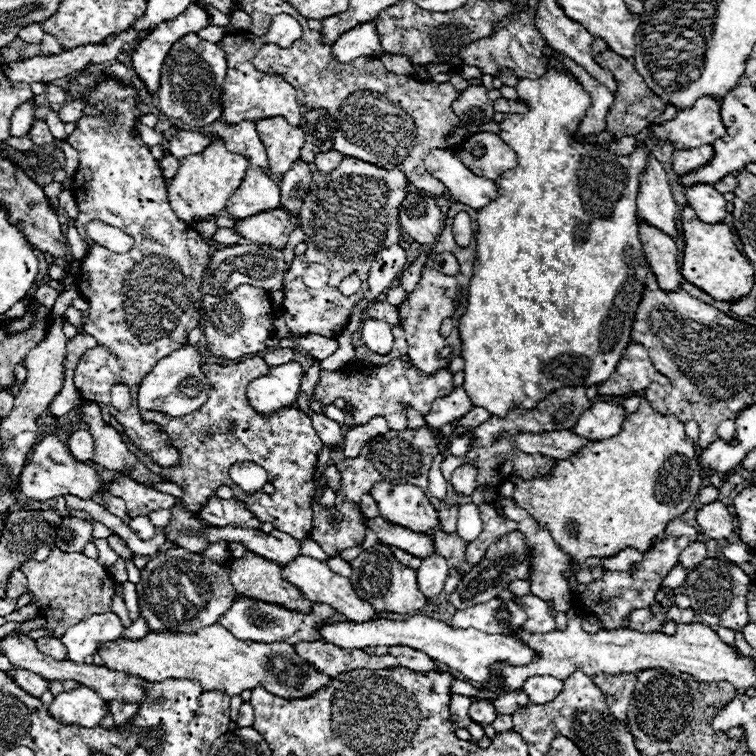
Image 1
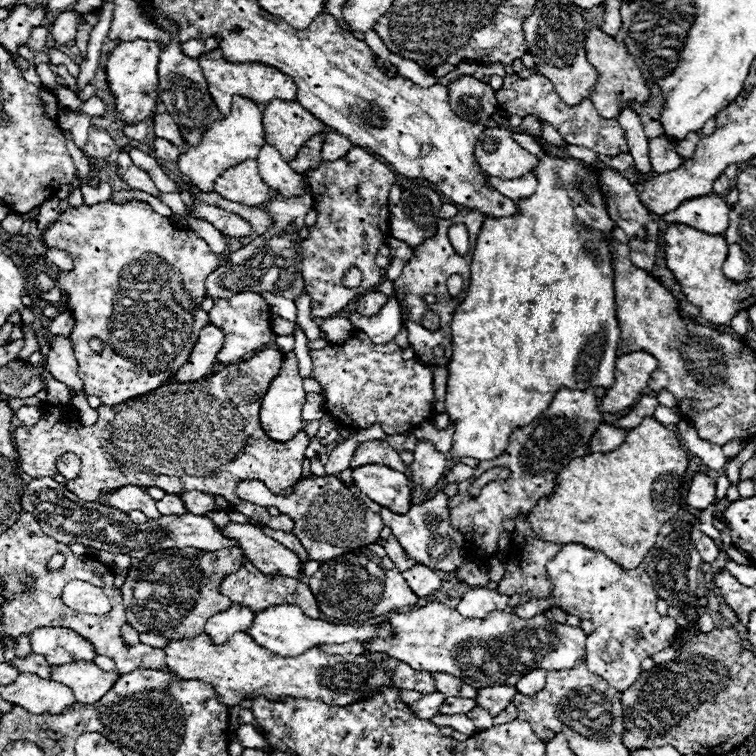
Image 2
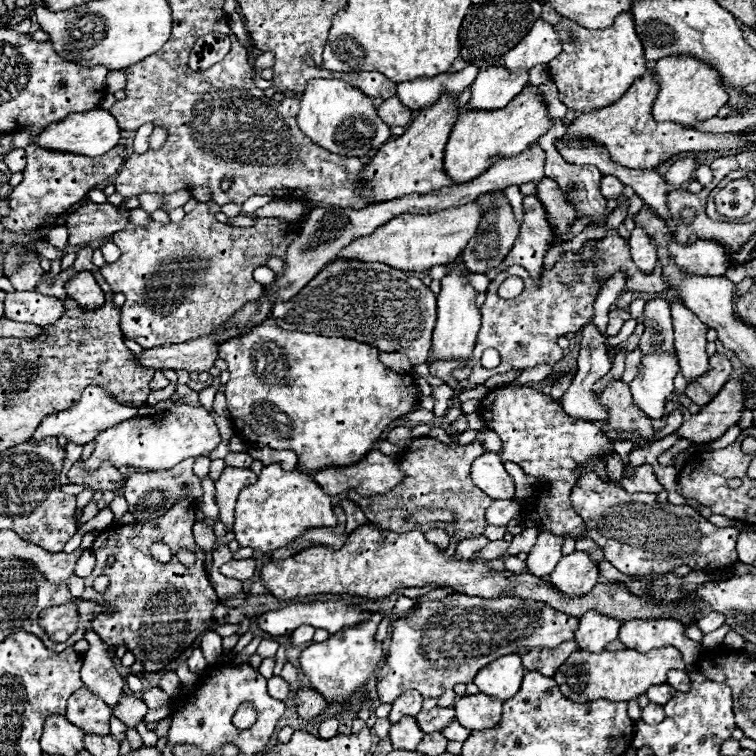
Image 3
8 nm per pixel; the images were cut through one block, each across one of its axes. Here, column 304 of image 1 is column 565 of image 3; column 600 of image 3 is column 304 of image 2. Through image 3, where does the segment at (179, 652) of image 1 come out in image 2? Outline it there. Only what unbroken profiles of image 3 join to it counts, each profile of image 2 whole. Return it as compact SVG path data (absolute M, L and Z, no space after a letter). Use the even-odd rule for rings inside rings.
M244 632L234 634L224 644L212 644L210 636L206 634L190 640L172 640L164 646L164 652L168 668L174 676L180 680L202 680L212 684L218 692L218 700L226 702L226 706L236 706L242 700L250 700L254 696L266 696L274 702L286 698L320 698L330 706L346 706L372 696L380 688L392 686L388 672L382 670L382 666L374 666L366 654L330 656L314 648L294 658L282 658L252 642L252 638Z

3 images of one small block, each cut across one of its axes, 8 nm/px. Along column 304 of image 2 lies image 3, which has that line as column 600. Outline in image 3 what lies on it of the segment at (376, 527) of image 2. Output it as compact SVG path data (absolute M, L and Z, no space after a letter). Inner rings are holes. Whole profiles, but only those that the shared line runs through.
M588 472L578 478L574 490L570 494L570 502L574 510L582 516L588 530L582 538L590 538L602 548L604 558L616 566L622 574L664 574L678 566L692 566L696 570L714 570L724 568L738 562L736 554L736 528L716 528L706 518L702 518L692 506L660 502L656 494L630 494L620 488L616 482L604 482L596 472Z

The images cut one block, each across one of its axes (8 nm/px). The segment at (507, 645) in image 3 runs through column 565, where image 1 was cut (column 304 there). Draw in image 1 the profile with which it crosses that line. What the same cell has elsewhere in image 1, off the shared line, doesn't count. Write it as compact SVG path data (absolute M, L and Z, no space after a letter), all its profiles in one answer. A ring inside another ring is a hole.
M238 596L230 610L226 614L222 614L222 618L218 620L224 628L228 628L236 638L240 640L254 640L254 642L286 642L290 646L298 644L298 642L316 642L320 640L320 634L316 630L316 626L324 626L324 624L332 624L332 616L336 616L336 610L330 608L328 604L318 604L314 602L314 610L310 614L302 614L296 610L286 610L278 604L270 604L270 602L262 602L262 600L254 600L254 598L242 598Z

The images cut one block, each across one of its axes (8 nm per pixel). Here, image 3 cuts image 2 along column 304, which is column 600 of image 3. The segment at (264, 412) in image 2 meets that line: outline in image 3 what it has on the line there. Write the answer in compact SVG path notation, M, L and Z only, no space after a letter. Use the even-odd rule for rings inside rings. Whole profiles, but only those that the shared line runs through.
M622 380L606 386L602 392L598 392L600 402L604 406L608 406L610 416L608 420L604 420L610 426L620 428L622 432L632 432L638 436L652 436L652 420L646 418L646 414L642 414L642 410L638 410L638 406L632 402L632 394L628 384L624 384Z

